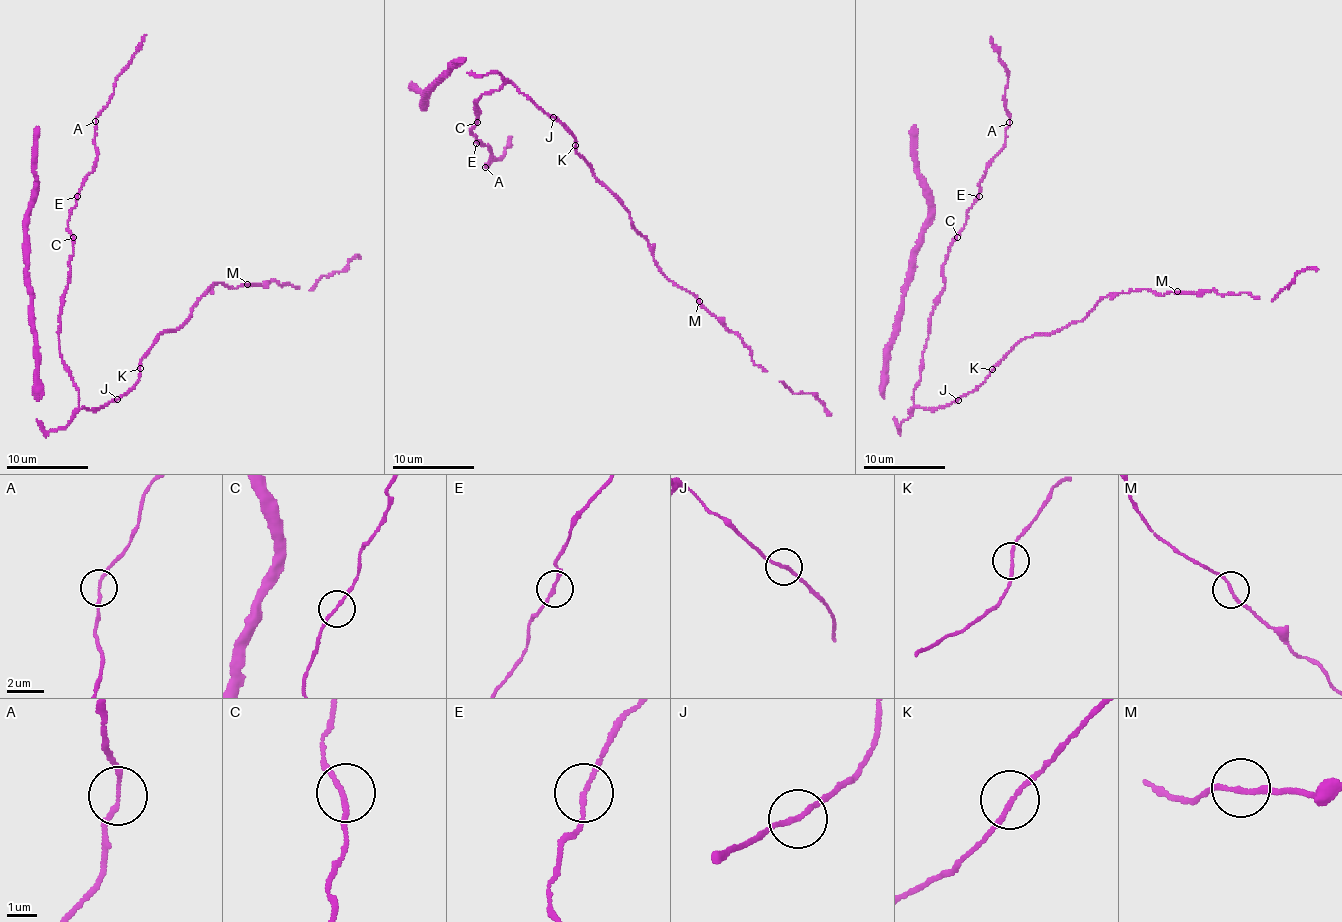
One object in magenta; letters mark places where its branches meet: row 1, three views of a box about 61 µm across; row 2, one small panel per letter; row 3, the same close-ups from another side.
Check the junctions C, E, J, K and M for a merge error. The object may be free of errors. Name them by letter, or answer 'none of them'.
none of them

